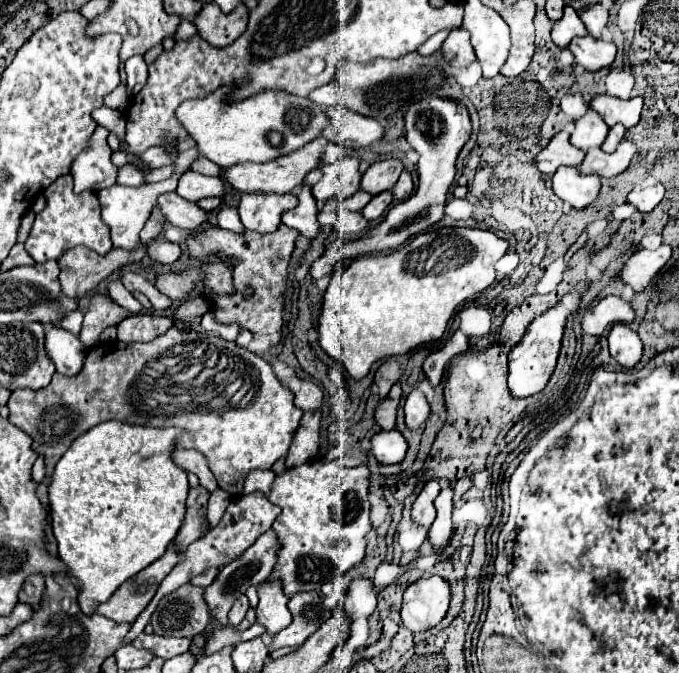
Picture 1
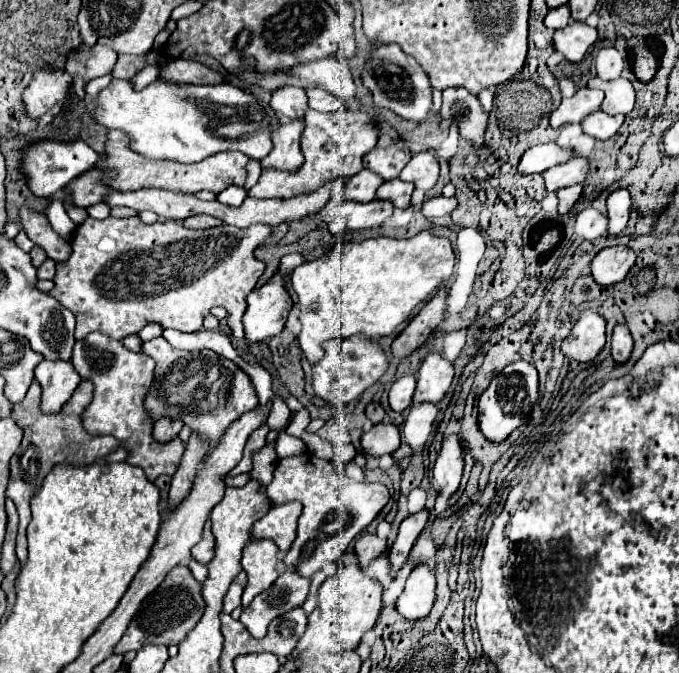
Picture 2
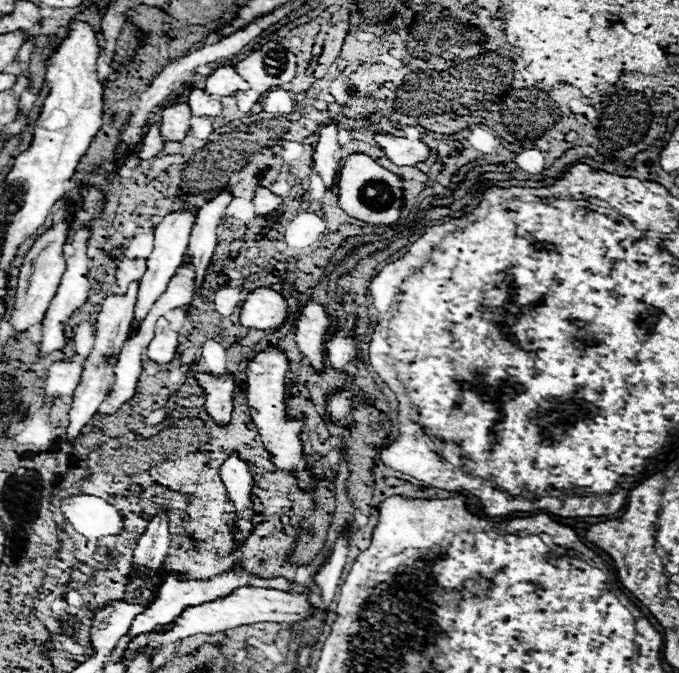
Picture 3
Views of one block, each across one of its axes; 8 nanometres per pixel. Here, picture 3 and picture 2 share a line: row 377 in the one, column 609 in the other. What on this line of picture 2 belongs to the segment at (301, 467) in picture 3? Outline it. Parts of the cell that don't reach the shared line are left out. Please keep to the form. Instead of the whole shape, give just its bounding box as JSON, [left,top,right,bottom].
[590,246,636,286]

